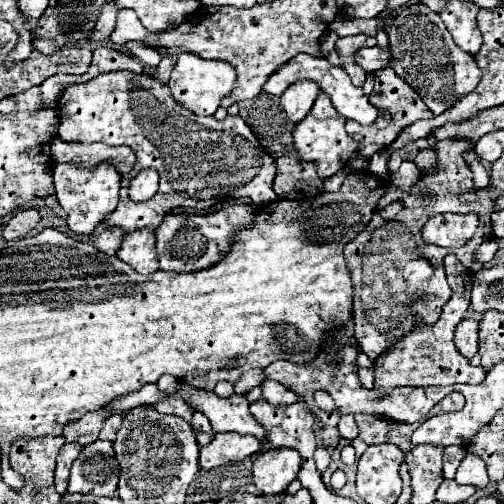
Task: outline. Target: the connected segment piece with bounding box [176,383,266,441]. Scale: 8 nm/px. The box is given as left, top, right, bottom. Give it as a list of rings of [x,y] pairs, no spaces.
[[[184,383],[178,385],[176,393],[180,393],[188,405],[192,405],[196,411],[202,411],[208,417],[214,433],[236,431],[240,435],[254,435],[260,441],[266,441],[266,433],[258,425],[258,421],[252,419],[244,395],[232,395],[228,399],[222,399],[212,391],[192,389]]]

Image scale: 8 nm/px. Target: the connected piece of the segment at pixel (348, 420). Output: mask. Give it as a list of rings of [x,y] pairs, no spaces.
[[[344,415],[344,417],[340,417],[340,421],[338,421],[338,431],[340,431],[340,435],[344,437],[344,439],[356,439],[358,437],[358,425],[356,425],[356,421],[354,421],[354,417],[352,415]]]

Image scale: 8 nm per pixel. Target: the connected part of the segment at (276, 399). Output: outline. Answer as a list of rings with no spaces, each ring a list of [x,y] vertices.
[[[264,379],[260,389],[262,389],[262,397],[266,401],[272,401],[272,405],[292,405],[298,401],[296,393],[292,393],[288,387],[284,387],[276,381],[270,381],[270,379]]]

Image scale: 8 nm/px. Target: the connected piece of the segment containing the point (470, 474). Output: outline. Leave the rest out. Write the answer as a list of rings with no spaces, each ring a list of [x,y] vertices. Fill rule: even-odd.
[[[468,453],[456,471],[456,481],[460,485],[472,485],[476,489],[484,489],[490,483],[484,461],[480,461],[480,457]]]

